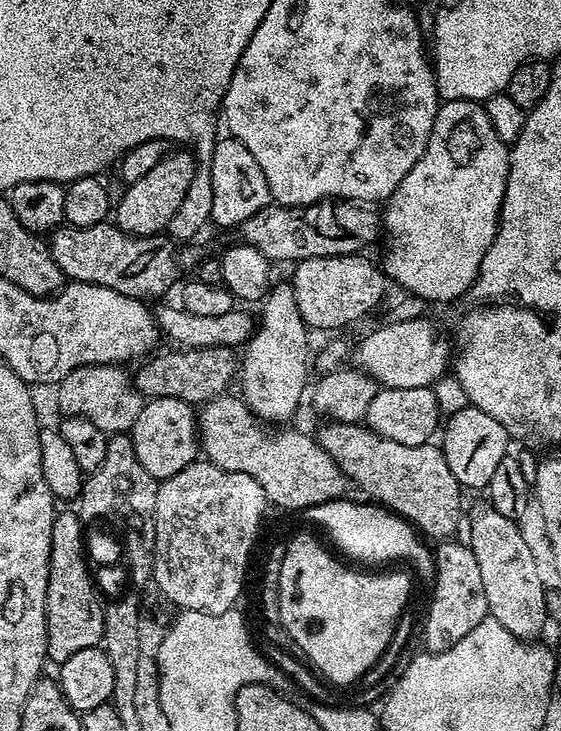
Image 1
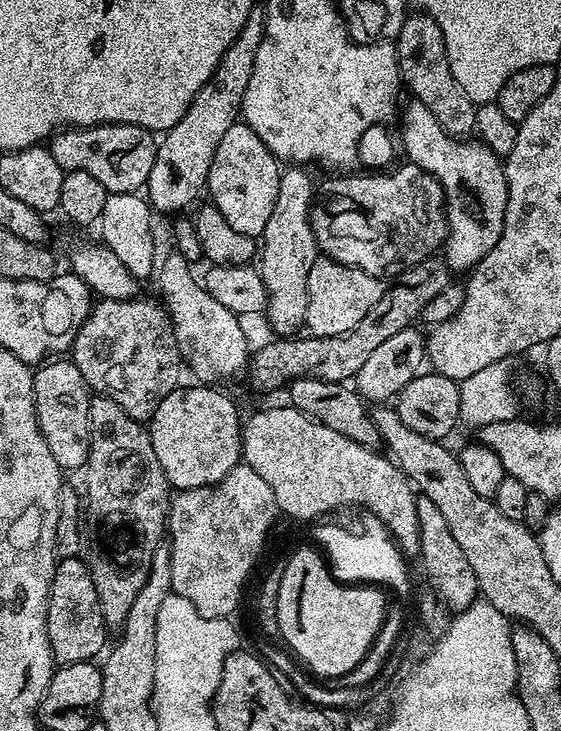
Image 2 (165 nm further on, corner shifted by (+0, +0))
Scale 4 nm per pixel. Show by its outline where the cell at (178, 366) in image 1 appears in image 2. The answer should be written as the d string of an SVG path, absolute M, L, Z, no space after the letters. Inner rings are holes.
M429 258L423 260L418 266L414 266L410 270L406 270L401 276L395 277L393 286L385 287L382 298L378 298L375 306L370 306L370 310L366 314L366 318L362 318L362 322L358 322L358 326L354 326L354 330L346 330L346 334L341 336L313 336L305 335L305 340L296 340L300 338L276 338L273 344L268 344L265 348L255 349L254 355L250 360L250 367L247 369L246 376L252 379L252 384L260 392L272 392L275 388L283 389L292 383L293 380L301 380L303 376L313 376L319 380L326 382L338 382L339 384L351 381L358 374L358 370L362 370L366 358L370 358L370 354L374 354L374 350L378 350L378 346L382 346L382 342L386 342L392 335L398 334L398 330L406 330L413 327L419 321L422 309L424 309L431 301L437 297L442 290L446 290L446 286L450 282L450 269L443 259Z

